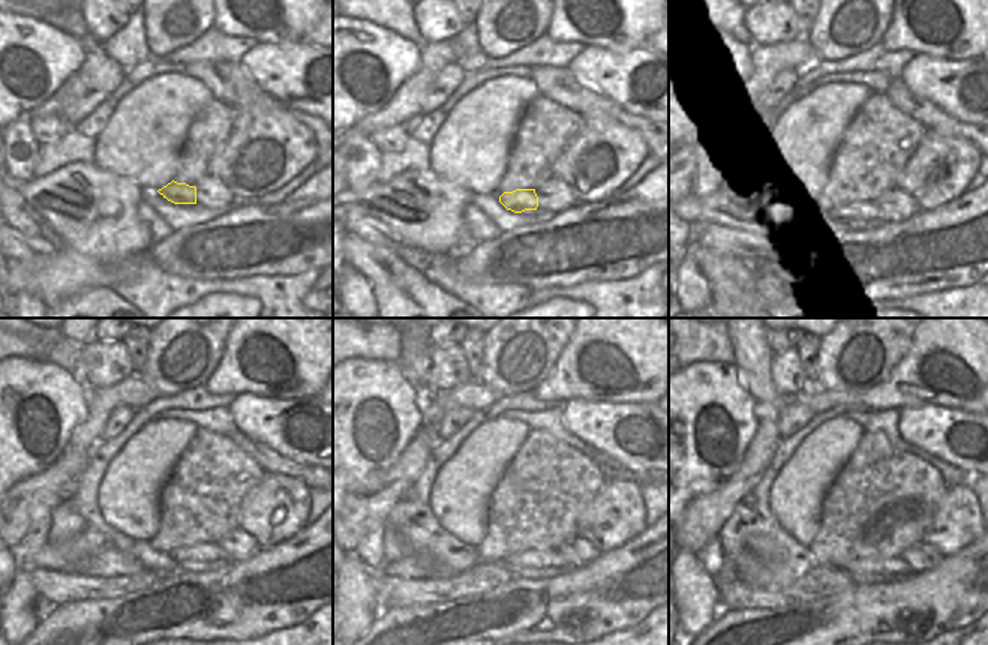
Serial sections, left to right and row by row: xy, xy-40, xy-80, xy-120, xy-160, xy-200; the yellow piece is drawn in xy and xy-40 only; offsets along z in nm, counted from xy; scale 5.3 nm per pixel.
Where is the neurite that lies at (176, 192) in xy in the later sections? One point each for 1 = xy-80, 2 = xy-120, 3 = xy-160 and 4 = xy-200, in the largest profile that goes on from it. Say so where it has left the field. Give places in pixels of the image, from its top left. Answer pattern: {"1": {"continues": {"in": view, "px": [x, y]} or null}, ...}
{"1": {"continues": {"in": "xy-80", "px": [868, 210]}}, "2": {"continues": {"in": "xy-120", "px": [203, 557]}}, "3": {"continues": {"in": "xy-160", "px": [553, 558]}}, "4": {"continues": {"in": "xy-200", "px": [864, 570]}}}

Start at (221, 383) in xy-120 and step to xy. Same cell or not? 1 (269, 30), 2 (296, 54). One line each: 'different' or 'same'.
1: same
2: different

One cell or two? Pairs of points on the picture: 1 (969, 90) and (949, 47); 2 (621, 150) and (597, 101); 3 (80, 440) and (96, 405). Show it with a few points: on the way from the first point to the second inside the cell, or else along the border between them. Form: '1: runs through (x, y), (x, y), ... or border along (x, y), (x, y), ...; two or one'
1: border along (921, 53), (945, 59), (972, 59); two
2: border along (583, 116), (610, 116), (636, 131); two
3: runs through (89, 431), (96, 414); one

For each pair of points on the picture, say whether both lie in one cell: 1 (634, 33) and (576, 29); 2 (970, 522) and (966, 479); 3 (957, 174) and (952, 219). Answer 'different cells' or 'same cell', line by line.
1: same cell
2: different cells
3: different cells

